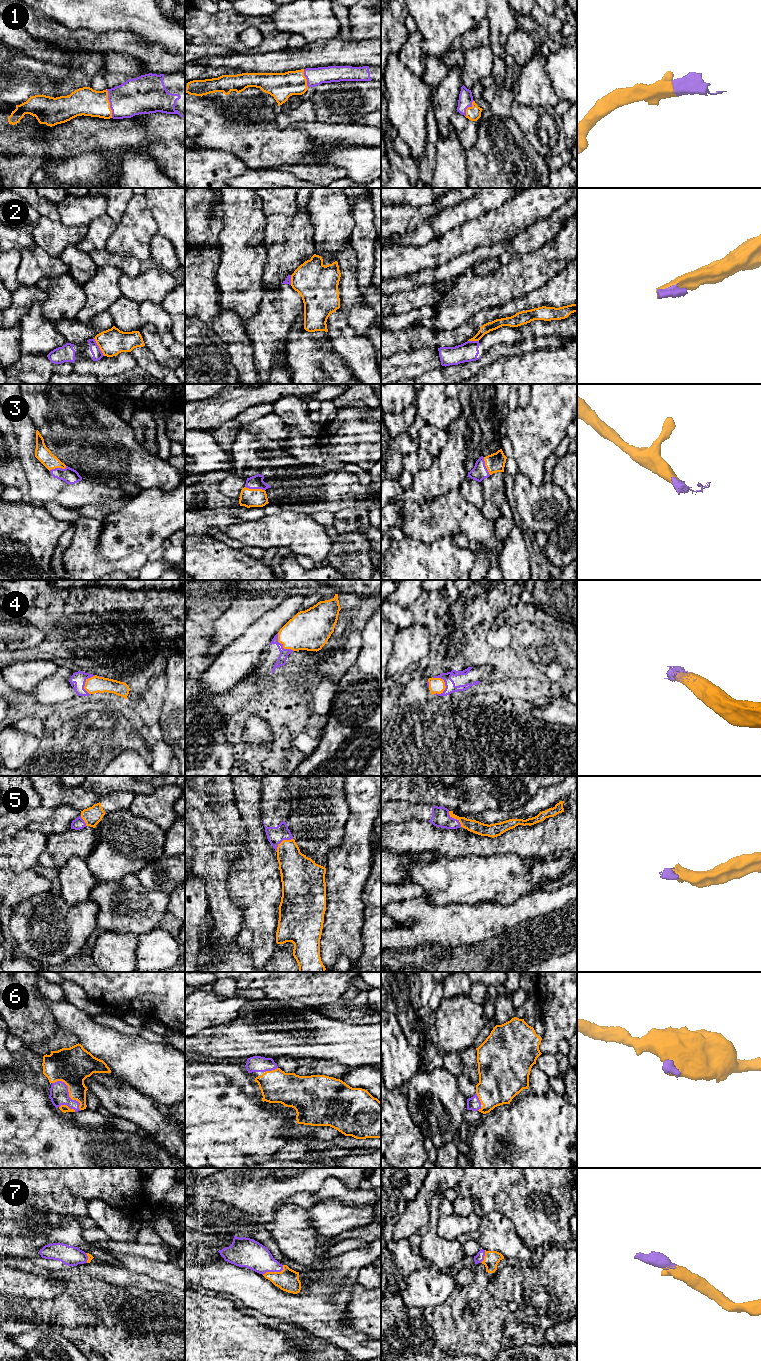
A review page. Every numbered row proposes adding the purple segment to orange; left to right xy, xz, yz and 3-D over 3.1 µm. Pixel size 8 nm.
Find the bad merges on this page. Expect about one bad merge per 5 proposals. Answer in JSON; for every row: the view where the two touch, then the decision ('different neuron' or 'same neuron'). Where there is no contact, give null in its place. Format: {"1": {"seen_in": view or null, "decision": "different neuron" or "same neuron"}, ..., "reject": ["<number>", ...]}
{"1": {"seen_in": "xy", "decision": "same neuron"}, "2": {"seen_in": "xy", "decision": "different neuron"}, "3": {"seen_in": "xz", "decision": "same neuron"}, "4": {"seen_in": "yz", "decision": "same neuron"}, "5": {"seen_in": "xz", "decision": "same neuron"}, "6": {"seen_in": "xy", "decision": "same neuron"}, "7": {"seen_in": "xz", "decision": "same neuron"}, "reject": ["2"]}

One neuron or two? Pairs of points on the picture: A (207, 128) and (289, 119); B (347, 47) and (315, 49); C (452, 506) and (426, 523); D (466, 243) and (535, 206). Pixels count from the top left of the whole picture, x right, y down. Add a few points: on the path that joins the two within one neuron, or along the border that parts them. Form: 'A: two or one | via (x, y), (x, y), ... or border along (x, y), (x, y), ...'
A: two | border along (274, 121), (280, 128), (286, 128), (299, 121)
B: one | via (339, 49), (323, 49)
C: one | via (446, 512), (441, 517), (432, 519)
D: one | via (483, 231), (501, 225), (518, 214)

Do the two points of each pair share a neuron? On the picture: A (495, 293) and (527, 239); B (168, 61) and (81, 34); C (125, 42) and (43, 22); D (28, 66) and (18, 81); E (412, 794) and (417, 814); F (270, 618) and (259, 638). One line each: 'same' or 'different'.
A: different
B: same
C: same
D: different
E: different
F: same

